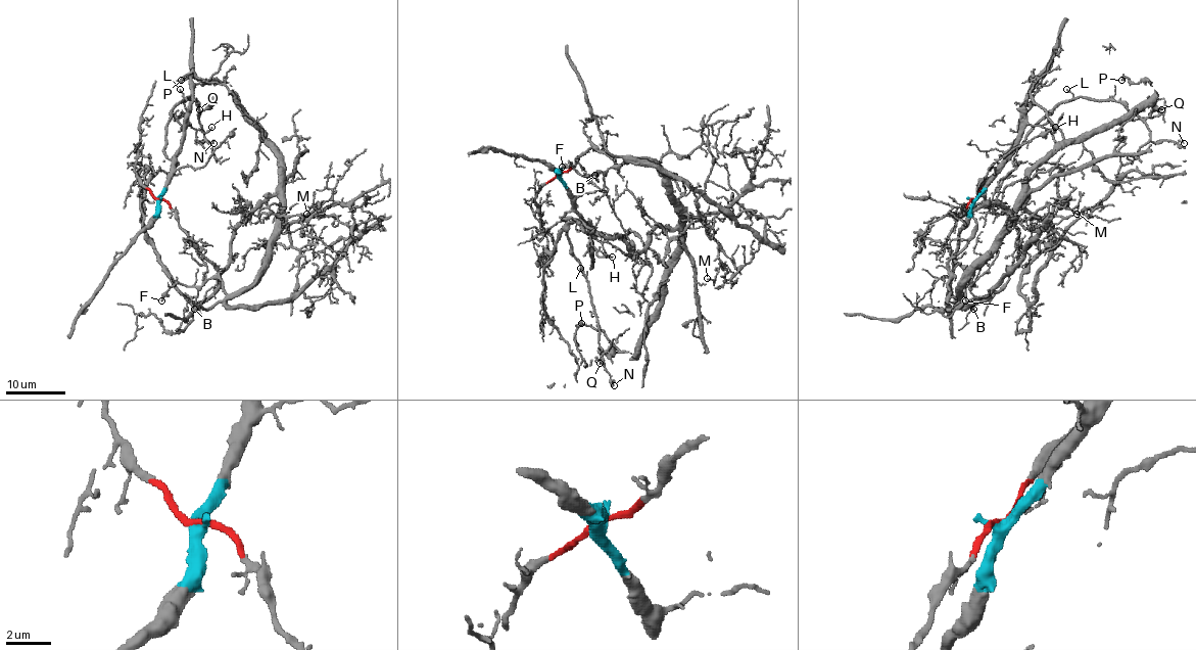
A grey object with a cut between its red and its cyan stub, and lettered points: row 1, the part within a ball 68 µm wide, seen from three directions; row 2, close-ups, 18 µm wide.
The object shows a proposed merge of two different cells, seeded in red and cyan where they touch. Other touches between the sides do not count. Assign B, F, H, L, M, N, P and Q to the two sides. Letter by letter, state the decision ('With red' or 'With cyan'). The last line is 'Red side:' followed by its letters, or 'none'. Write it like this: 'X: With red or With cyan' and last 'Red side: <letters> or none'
B: With red
F: With red
H: With cyan
L: With cyan
M: With red
N: With cyan
P: With red
Q: With cyan
Red side: B, F, M, P

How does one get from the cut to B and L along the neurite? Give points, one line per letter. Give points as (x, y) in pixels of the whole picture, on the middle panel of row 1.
B: (559, 175), (588, 148), (595, 148), (617, 168), (594, 175)
L: (559, 175), (572, 204), (565, 216), (566, 236), (571, 252), (584, 274), (579, 268)

